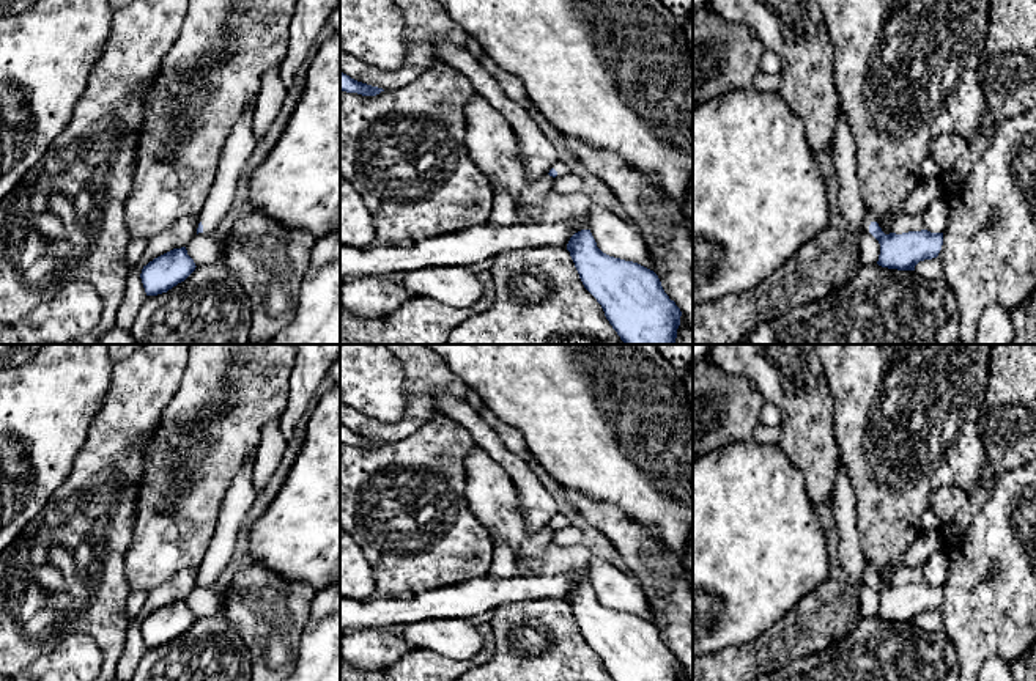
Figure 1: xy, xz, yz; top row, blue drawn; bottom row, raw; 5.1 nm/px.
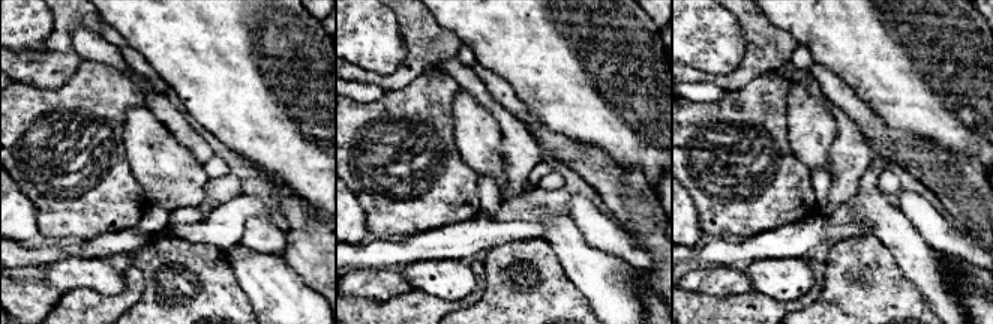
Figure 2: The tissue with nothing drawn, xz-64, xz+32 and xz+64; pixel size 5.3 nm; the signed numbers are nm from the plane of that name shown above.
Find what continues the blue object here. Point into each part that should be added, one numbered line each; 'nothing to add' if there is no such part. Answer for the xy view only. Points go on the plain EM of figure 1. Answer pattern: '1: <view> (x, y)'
1: xy (240, 496)

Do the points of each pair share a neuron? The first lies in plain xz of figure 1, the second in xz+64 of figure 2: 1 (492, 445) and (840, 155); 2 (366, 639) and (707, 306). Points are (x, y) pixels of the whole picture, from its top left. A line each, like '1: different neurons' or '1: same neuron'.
1: same neuron
2: different neurons

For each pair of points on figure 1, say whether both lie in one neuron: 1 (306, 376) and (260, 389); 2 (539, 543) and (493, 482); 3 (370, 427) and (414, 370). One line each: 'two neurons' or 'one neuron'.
1: two neurons
2: one neuron
3: one neuron

